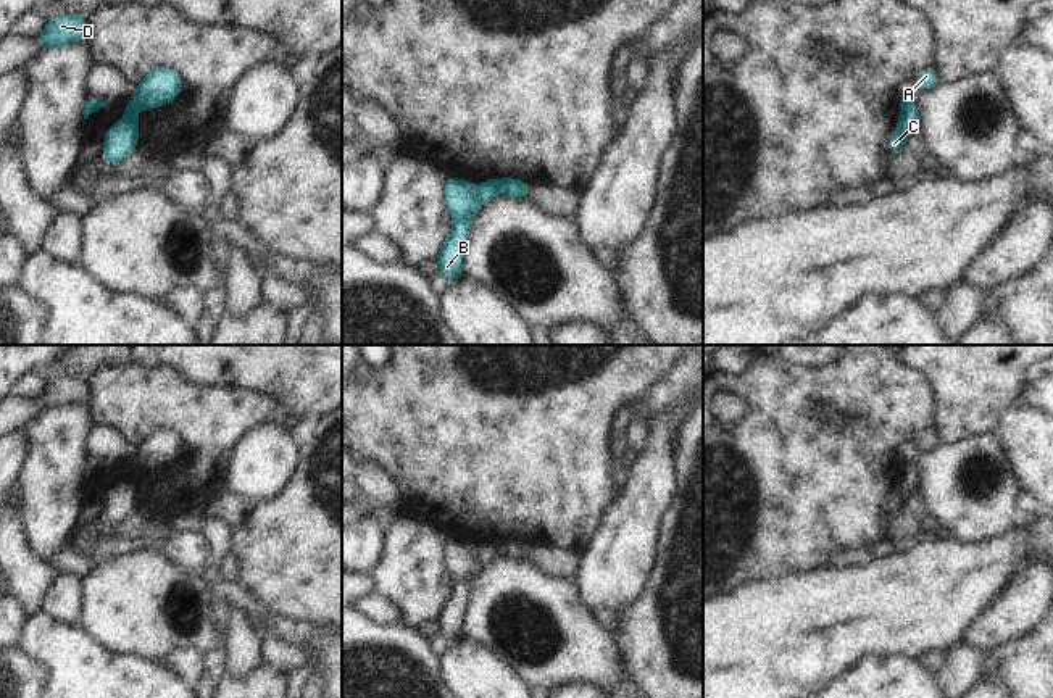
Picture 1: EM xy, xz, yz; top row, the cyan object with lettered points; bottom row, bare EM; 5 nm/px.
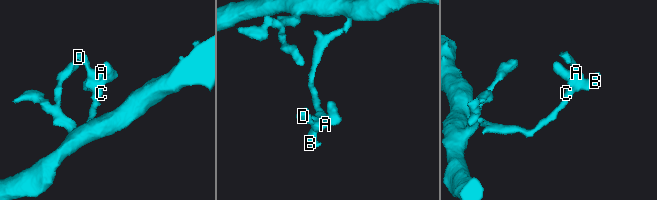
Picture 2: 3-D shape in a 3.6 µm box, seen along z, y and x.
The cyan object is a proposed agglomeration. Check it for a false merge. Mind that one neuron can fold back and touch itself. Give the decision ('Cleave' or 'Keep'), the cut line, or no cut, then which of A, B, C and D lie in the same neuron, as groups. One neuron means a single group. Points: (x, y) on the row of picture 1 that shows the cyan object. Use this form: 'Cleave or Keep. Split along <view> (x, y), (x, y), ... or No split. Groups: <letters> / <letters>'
Cleave. Split along xz (474, 187), (474, 197), (482, 205). Groups: A D / B C.

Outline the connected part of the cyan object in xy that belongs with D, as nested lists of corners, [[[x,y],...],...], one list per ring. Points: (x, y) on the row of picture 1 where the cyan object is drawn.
[[[68,13],[50,18],[44,32],[39,35],[39,42],[44,48],[60,48],[76,40],[87,40],[89,34],[87,19]]]

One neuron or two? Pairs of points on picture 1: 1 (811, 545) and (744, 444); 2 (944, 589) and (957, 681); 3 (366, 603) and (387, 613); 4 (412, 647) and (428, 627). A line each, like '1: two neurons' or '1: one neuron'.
1: one neuron
2: two neurons
3: one neuron
4: two neurons

